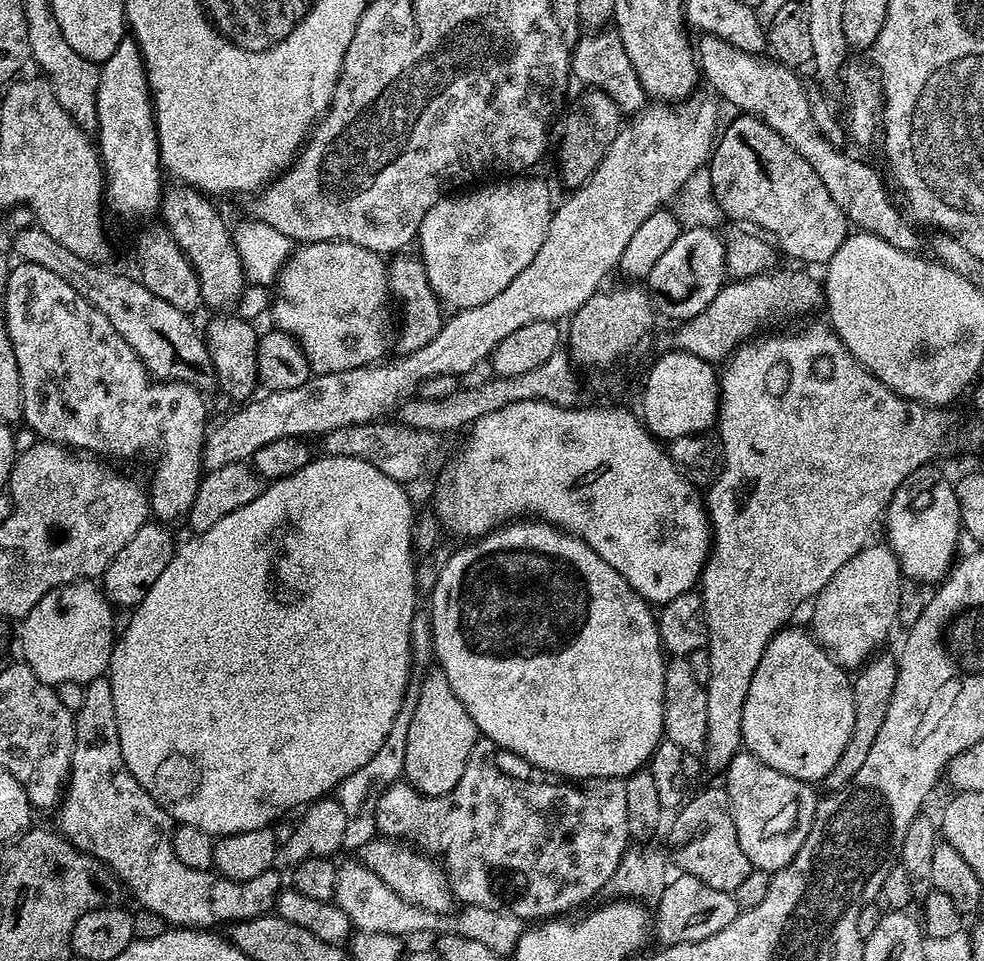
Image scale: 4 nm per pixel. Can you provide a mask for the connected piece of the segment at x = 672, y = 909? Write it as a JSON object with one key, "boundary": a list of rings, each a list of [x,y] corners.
{"boundary":[[[680,874],[677,877],[677,880],[676,877],[669,879],[664,885],[662,898],[654,906],[654,936],[661,940],[659,942],[661,945],[685,944],[710,938],[718,934],[718,930],[726,930],[726,926],[730,926],[730,922],[734,922],[734,918],[740,915],[742,909],[736,905],[736,897],[733,893],[714,890],[714,886],[706,886],[706,882],[698,882],[698,878],[693,876]]]}

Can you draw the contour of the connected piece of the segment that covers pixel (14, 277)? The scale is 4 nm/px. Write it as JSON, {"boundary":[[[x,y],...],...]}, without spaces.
{"boundary":[[[23,262],[17,263],[8,273],[8,281],[6,282],[6,294],[2,298],[2,310],[6,314],[6,330],[10,334],[10,342],[14,346],[14,358],[18,358],[18,374],[22,378],[22,402],[24,403],[24,418],[23,423],[29,424],[34,431],[37,432],[37,437],[43,438],[45,441],[62,444],[73,450],[79,450],[85,454],[95,454],[100,458],[112,458],[108,456],[136,456],[141,452],[142,455],[148,456],[152,452],[152,456],[156,459],[156,465],[152,468],[152,488],[150,484],[150,512],[157,521],[169,522],[168,520],[183,521],[187,517],[190,506],[194,506],[194,494],[198,494],[198,486],[202,475],[202,465],[204,463],[204,441],[206,433],[209,431],[210,423],[208,424],[208,408],[204,405],[205,393],[201,389],[194,387],[192,384],[183,384],[177,380],[157,380],[149,372],[147,366],[142,362],[142,358],[138,358],[138,354],[134,354],[134,350],[130,346],[130,342],[126,342],[126,338],[122,338],[122,334],[118,334],[118,330],[114,330],[114,326],[110,326],[110,318],[106,318],[106,314],[102,314],[102,310],[98,310],[86,298],[82,298],[82,294],[78,294],[78,290],[74,290],[74,286],[70,286],[70,282],[66,282],[66,278],[60,278],[58,274],[54,274],[51,270],[46,270],[43,266],[37,264],[26,264]]]}

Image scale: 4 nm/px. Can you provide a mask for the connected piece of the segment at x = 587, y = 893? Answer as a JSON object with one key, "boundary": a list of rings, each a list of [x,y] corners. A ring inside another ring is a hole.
{"boundary":[[[483,738],[477,739],[476,745],[474,746],[474,750],[470,750],[470,758],[466,762],[466,770],[462,770],[462,778],[458,778],[458,786],[454,786],[454,790],[449,792],[447,796],[424,796],[418,791],[418,789],[412,787],[411,784],[407,782],[397,782],[391,784],[386,791],[384,791],[381,796],[376,800],[374,805],[374,811],[376,813],[376,831],[379,833],[381,837],[390,839],[390,840],[403,840],[404,843],[412,845],[412,847],[416,848],[418,851],[424,853],[426,856],[430,856],[433,858],[441,858],[440,856],[444,856],[443,863],[446,865],[446,871],[448,874],[448,885],[452,888],[452,895],[455,897],[457,901],[461,905],[469,904],[470,906],[482,906],[486,910],[498,910],[499,912],[509,912],[510,914],[514,914],[518,918],[522,918],[525,922],[540,922],[545,918],[560,918],[565,914],[571,913],[568,912],[571,908],[580,908],[583,909],[585,905],[584,903],[587,900],[592,900],[597,895],[598,897],[603,893],[604,887],[606,886],[606,882],[610,882],[610,878],[614,878],[614,870],[618,870],[618,862],[621,858],[624,857],[624,852],[630,847],[630,839],[627,832],[627,810],[626,810],[626,786],[625,781],[623,779],[611,776],[610,778],[590,778],[590,782],[586,782],[588,784],[588,790],[584,790],[584,786],[570,786],[566,785],[565,788],[552,788],[552,786],[530,786],[532,784],[532,774],[534,774],[534,782],[540,782],[540,780],[536,780],[536,767],[530,762],[526,762],[526,758],[522,758],[518,754],[514,754],[510,750],[506,750],[502,746],[498,746],[492,740],[485,740]],[[496,768],[518,768],[516,770],[516,780],[520,780],[520,782],[516,782],[516,780],[510,780],[510,778],[506,778],[506,776],[502,776]],[[548,824],[560,824],[568,834],[558,834],[560,838],[556,838],[556,834],[552,832],[548,832],[546,828],[548,828]]]}

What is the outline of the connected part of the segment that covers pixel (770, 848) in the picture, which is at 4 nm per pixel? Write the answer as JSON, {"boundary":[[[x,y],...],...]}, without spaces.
{"boundary":[[[741,750],[728,764],[727,772],[722,776],[722,787],[730,798],[730,810],[734,818],[734,830],[738,830],[738,846],[742,846],[742,854],[752,864],[753,869],[774,873],[782,870],[802,850],[802,842],[806,842],[806,834],[810,834],[810,826],[816,817],[818,795],[811,783],[798,778],[790,778],[774,766],[766,766],[753,752]]]}

